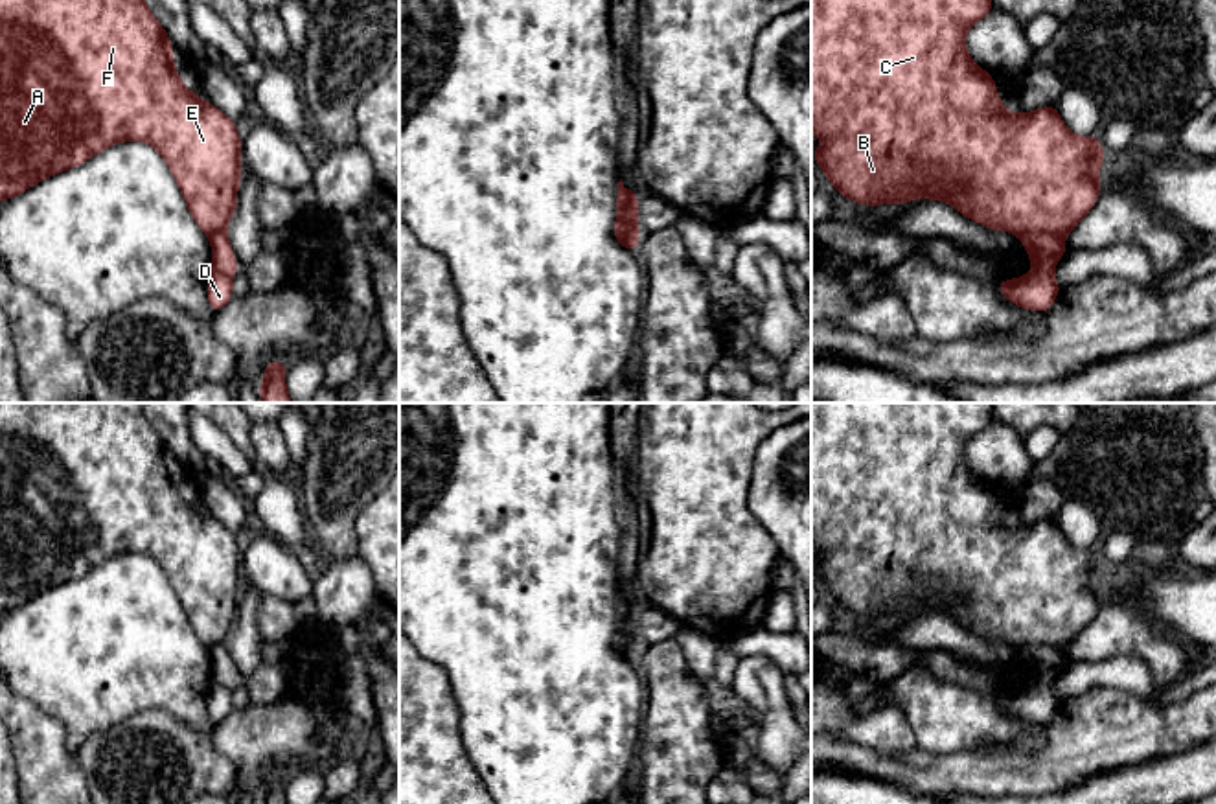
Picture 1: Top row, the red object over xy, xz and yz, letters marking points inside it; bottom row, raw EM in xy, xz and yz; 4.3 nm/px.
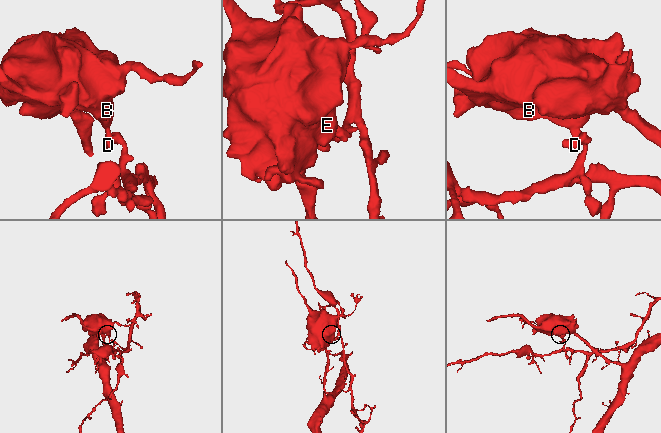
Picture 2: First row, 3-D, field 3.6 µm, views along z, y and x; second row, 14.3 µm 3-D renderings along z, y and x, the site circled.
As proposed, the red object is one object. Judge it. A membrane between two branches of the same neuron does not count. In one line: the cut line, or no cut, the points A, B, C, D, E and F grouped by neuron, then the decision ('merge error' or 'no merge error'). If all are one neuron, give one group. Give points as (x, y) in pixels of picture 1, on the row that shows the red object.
yz (1021, 236), (1056, 234), (1062, 240) | A B C E F / D | merge error

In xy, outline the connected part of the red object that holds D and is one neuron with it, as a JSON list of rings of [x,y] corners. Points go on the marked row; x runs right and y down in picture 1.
[[[224,232],[210,237],[212,243],[212,274],[208,280],[208,302],[217,313],[234,296],[232,280],[237,270],[235,256]]]

